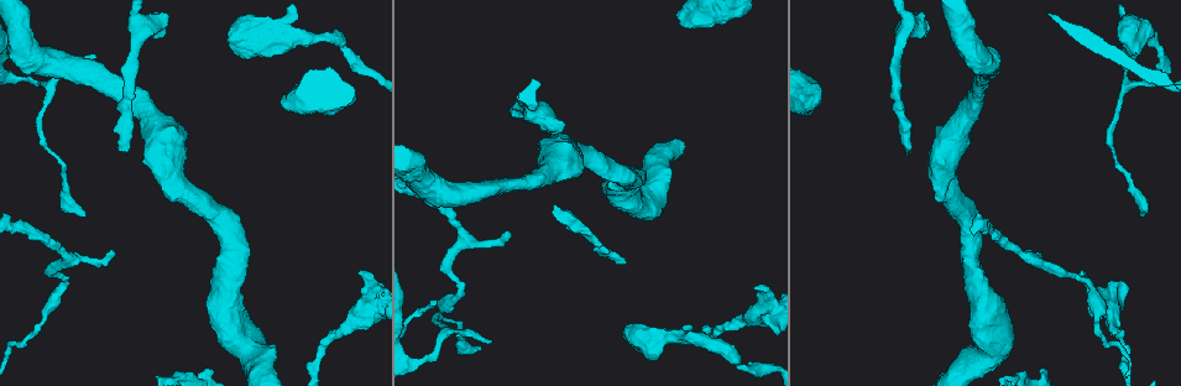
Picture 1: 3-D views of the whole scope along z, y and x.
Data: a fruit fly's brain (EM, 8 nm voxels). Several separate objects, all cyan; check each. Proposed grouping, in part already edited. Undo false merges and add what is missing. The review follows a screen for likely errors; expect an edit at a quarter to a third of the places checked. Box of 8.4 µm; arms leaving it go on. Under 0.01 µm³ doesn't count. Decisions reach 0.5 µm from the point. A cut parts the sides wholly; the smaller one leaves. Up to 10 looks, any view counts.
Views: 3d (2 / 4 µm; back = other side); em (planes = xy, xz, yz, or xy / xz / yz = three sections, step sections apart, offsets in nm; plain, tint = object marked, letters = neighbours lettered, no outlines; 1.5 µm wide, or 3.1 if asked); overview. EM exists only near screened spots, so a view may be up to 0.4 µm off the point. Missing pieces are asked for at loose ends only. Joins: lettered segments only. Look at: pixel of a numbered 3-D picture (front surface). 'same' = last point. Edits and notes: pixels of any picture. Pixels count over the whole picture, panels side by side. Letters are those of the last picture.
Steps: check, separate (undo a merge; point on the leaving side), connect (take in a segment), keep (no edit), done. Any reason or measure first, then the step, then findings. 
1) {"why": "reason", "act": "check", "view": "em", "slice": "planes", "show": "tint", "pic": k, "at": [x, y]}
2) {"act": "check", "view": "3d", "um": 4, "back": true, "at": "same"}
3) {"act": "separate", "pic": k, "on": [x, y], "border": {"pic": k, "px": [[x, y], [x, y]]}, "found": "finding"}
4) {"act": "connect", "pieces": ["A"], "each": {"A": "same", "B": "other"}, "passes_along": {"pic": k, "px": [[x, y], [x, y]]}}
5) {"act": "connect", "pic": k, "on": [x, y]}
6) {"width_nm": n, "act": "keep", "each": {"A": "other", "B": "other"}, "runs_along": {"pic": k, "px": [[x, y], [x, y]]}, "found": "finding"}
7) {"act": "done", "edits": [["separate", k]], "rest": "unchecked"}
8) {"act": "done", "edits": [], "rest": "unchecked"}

{"act": "check", "view": "em", "slice": "xz", "step": 8, "show": "tint", "pic": 1, "at": [907, 153]}

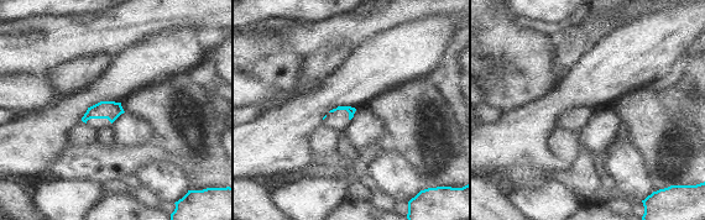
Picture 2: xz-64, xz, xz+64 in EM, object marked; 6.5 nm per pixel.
{"act": "check", "view": "em", "slice": "planes", "show": "tint", "at": "same"}

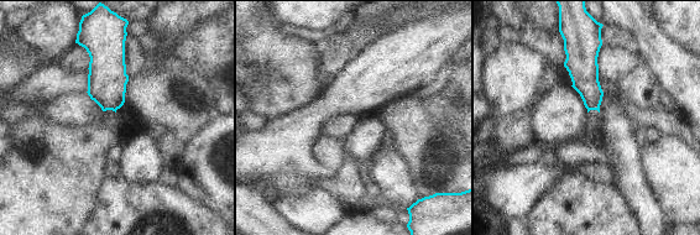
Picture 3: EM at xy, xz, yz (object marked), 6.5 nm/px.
{"act": "check", "view": "em", "slice": "planes", "show": "letters", "at": "same"}

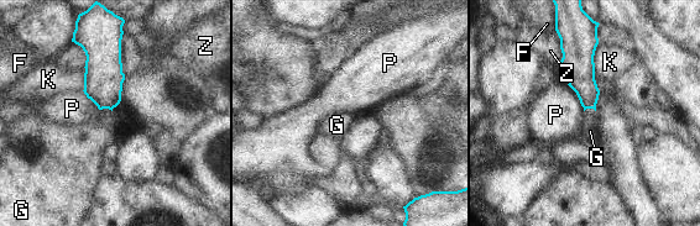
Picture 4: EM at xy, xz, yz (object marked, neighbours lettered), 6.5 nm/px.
{"act": "connect", "pic": 4, "on": [88, 140], "each": {"F": "other", "G": "same", "K": "other", "P": "other", "Z": "other"}, "found": "it goes on there"}

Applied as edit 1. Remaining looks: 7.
{"act": "check", "view": "overview"}

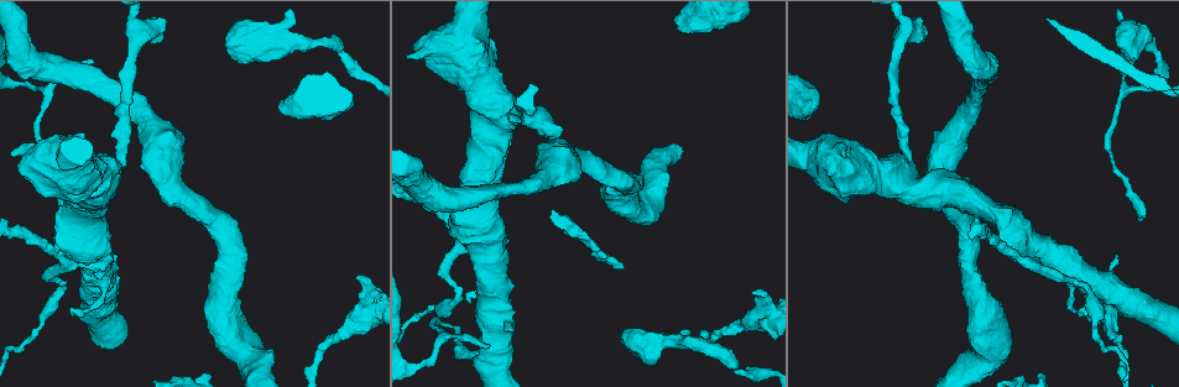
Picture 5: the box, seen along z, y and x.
{"why": "branch stops here", "act": "check", "view": "3d", "um": 4, "back": true, "pic": 5, "at": [559, 134]}

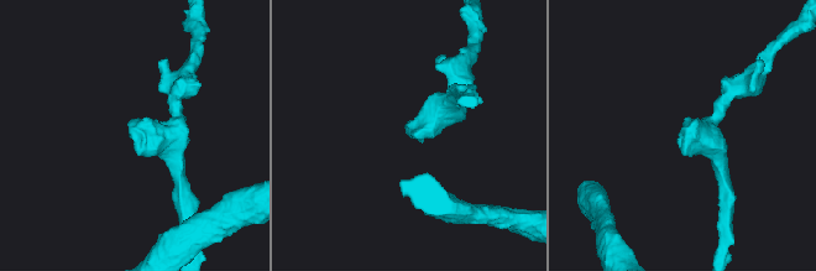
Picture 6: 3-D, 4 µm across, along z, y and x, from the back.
{"why": "shape alone is not enough", "act": "check", "view": "em", "slice": "xy", "step": 4, "show": "letters", "pic": 6, "at": [130, 125]}

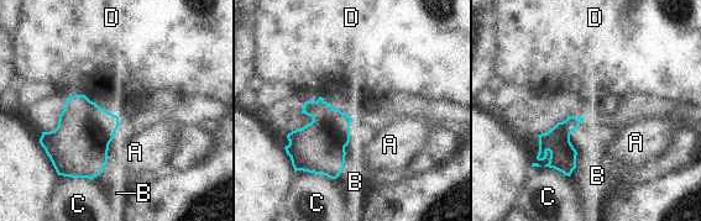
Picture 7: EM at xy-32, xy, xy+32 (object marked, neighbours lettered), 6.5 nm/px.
{"act": "check", "view": "em", "slice": "planes", "show": "letters", "at": "same"}

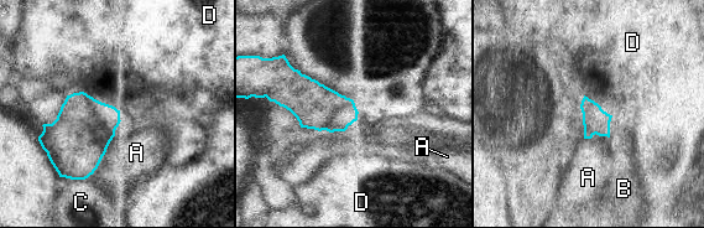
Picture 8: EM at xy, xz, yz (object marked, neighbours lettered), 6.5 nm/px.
{"act": "keep", "each": {"A": "other", "B": "other", "C": "other", "D": "other"}, "border": {"pic": 8, "px": [[82, 91], [114, 105], [119, 110]]}, "found": "none of them fits"}

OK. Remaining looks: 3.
{"why": "end of a long branch", "act": "check", "view": "3d", "um": 2, "pic": 5, "at": [477, 350]}

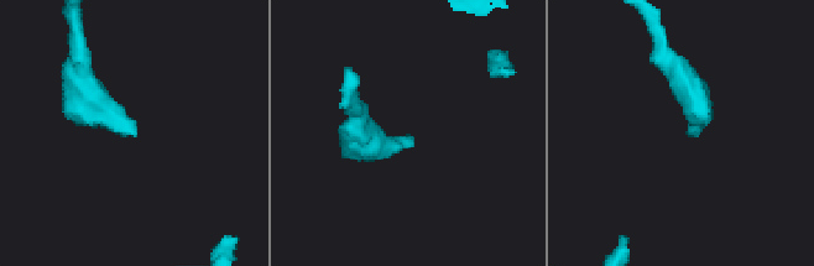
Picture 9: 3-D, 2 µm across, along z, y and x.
{"why": "now the EM", "act": "check", "view": "em", "slice": "xy", "step": 8, "show": "letters", "pic": 9, "at": [687, 134]}

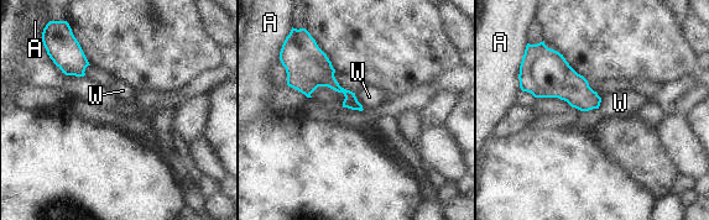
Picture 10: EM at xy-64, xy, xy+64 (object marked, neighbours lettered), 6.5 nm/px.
{"why": "cut it another way", "act": "check", "view": "em", "slice": "planes", "show": "letters", "at": "same"}

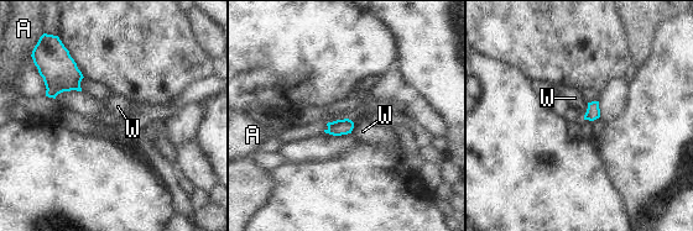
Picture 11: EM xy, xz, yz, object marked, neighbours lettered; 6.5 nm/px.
{"act": "keep", "each": {"A": "other", "W": "other"}, "found": "no lettered segment goes on from it"}

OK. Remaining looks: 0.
{"act": "done", "edits": [["connect", 4]], "rest": "unchecked"}

